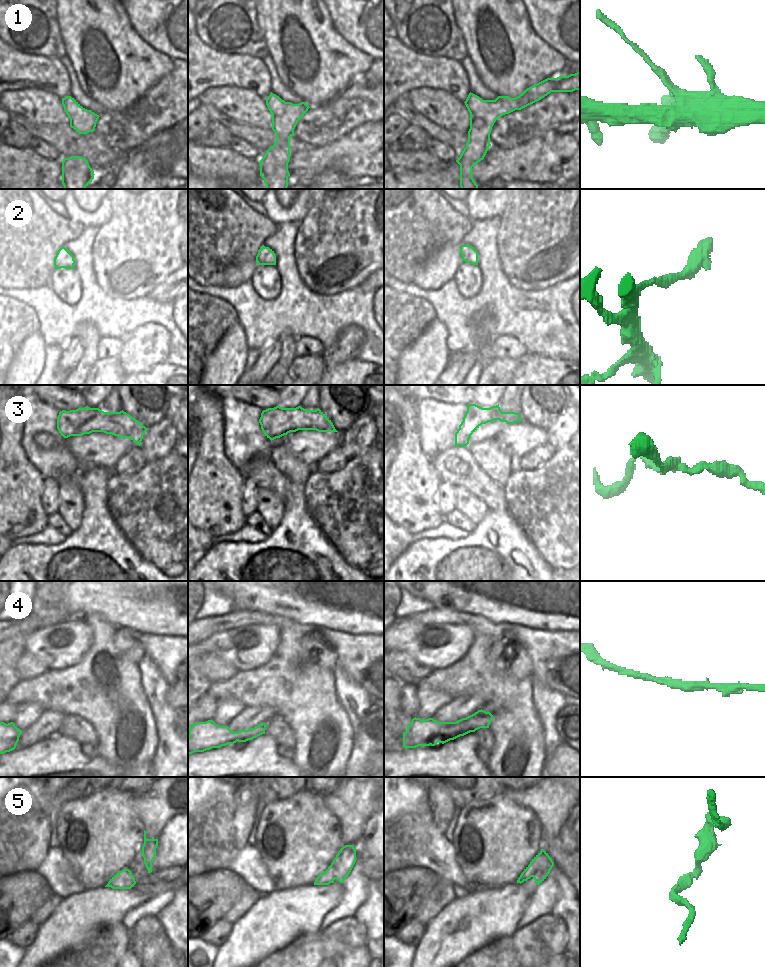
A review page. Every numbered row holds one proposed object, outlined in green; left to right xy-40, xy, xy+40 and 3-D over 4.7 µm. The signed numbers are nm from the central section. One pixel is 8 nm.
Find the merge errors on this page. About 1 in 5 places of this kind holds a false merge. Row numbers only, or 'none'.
5

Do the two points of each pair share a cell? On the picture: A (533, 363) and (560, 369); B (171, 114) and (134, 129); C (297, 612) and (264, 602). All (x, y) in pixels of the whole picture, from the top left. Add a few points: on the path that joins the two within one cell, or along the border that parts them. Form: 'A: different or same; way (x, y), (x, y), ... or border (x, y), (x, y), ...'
A: same; way (540, 369), (553, 369)
B: same; way (160, 115), (148, 116), (144, 120), (139, 120)
C: same; way (289, 604), (287, 602), (272, 602)

